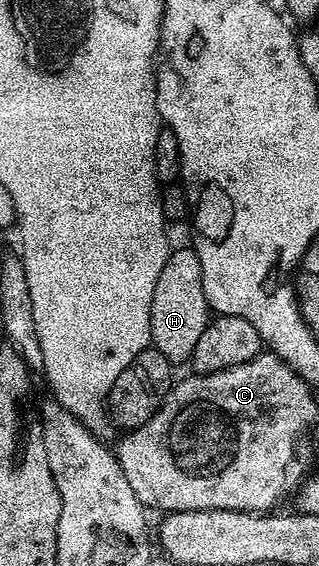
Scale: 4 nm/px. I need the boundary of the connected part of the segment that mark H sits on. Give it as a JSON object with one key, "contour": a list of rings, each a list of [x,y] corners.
{"contour":[[[174,247],[170,251],[167,262],[163,266],[163,274],[159,274],[159,282],[155,282],[155,294],[151,298],[151,344],[169,363],[180,366],[181,363],[192,361],[195,345],[209,325],[211,309],[203,294],[203,270],[199,266],[199,258],[192,247]]]}

